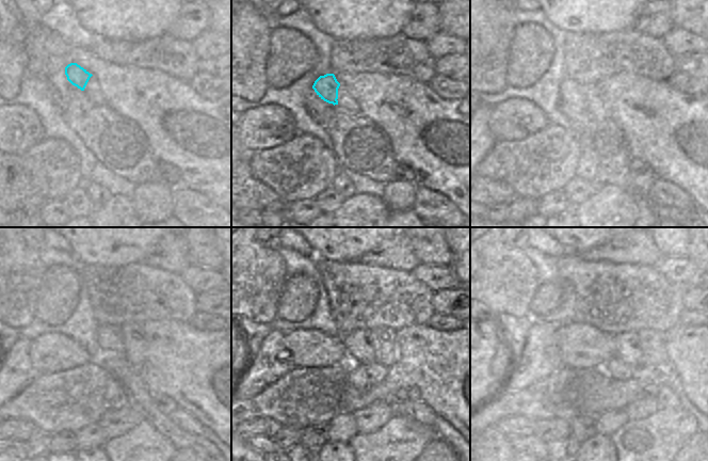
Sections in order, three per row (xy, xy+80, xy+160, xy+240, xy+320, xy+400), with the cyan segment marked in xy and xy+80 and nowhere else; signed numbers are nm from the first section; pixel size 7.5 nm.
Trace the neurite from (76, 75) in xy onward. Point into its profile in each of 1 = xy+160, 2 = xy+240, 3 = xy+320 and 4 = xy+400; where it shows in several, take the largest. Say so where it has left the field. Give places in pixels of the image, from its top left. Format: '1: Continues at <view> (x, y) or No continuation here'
1: Continues at xy+160 (572, 92)
2: Continues at xy+240 (110, 337)
3: Continues at xy+320 (359, 349)
4: Continues at xy+400 (627, 348)

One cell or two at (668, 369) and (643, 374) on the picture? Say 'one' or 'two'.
one

